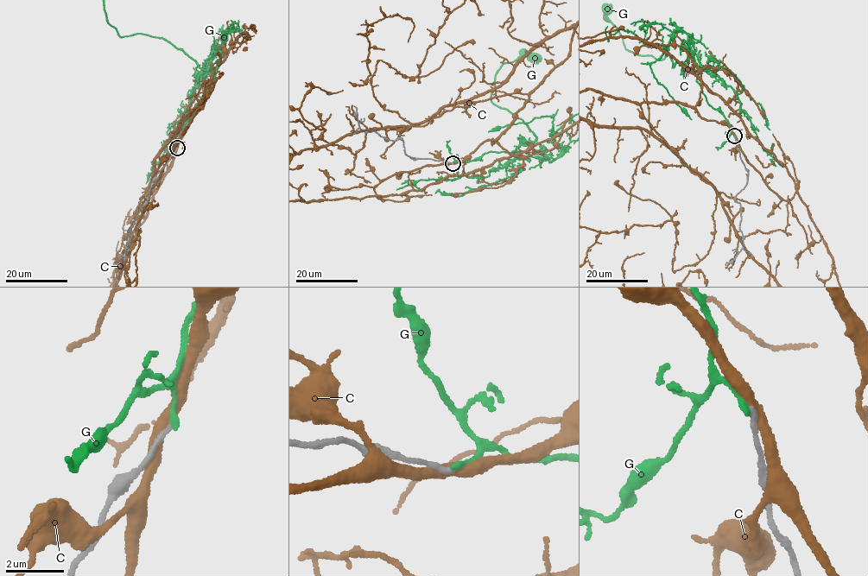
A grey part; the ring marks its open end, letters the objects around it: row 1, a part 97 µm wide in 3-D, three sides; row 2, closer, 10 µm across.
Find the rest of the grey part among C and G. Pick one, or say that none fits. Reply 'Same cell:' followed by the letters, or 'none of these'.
Same cell: none of these

